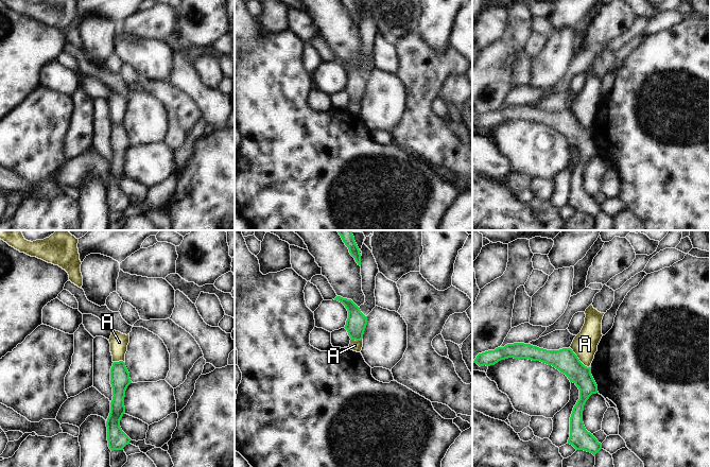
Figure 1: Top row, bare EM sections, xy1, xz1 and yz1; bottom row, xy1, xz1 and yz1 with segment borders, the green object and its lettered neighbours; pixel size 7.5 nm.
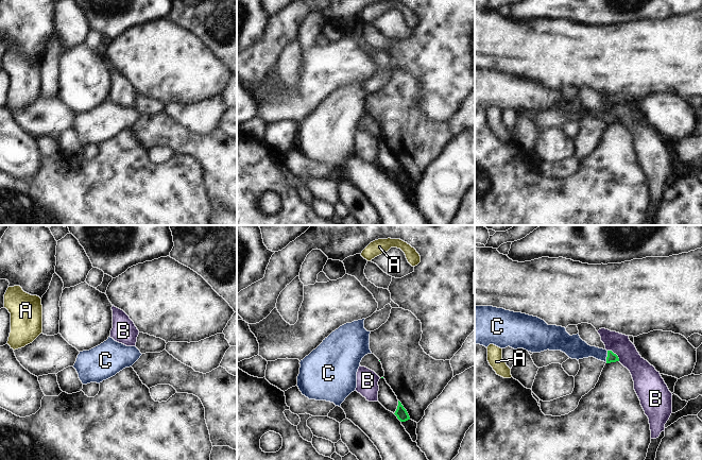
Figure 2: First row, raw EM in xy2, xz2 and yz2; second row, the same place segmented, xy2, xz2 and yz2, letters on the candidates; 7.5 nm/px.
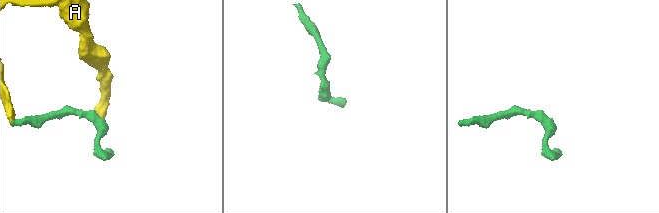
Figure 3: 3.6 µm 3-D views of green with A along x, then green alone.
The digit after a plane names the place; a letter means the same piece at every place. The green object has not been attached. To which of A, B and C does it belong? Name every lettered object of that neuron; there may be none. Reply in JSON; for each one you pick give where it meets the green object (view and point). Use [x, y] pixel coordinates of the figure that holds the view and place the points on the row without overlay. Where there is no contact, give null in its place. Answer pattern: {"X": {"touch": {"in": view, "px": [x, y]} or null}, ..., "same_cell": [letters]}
{"C": {"touch": {"in": "yz2", "px": [608, 118]}}, "same_cell": ["C"]}

